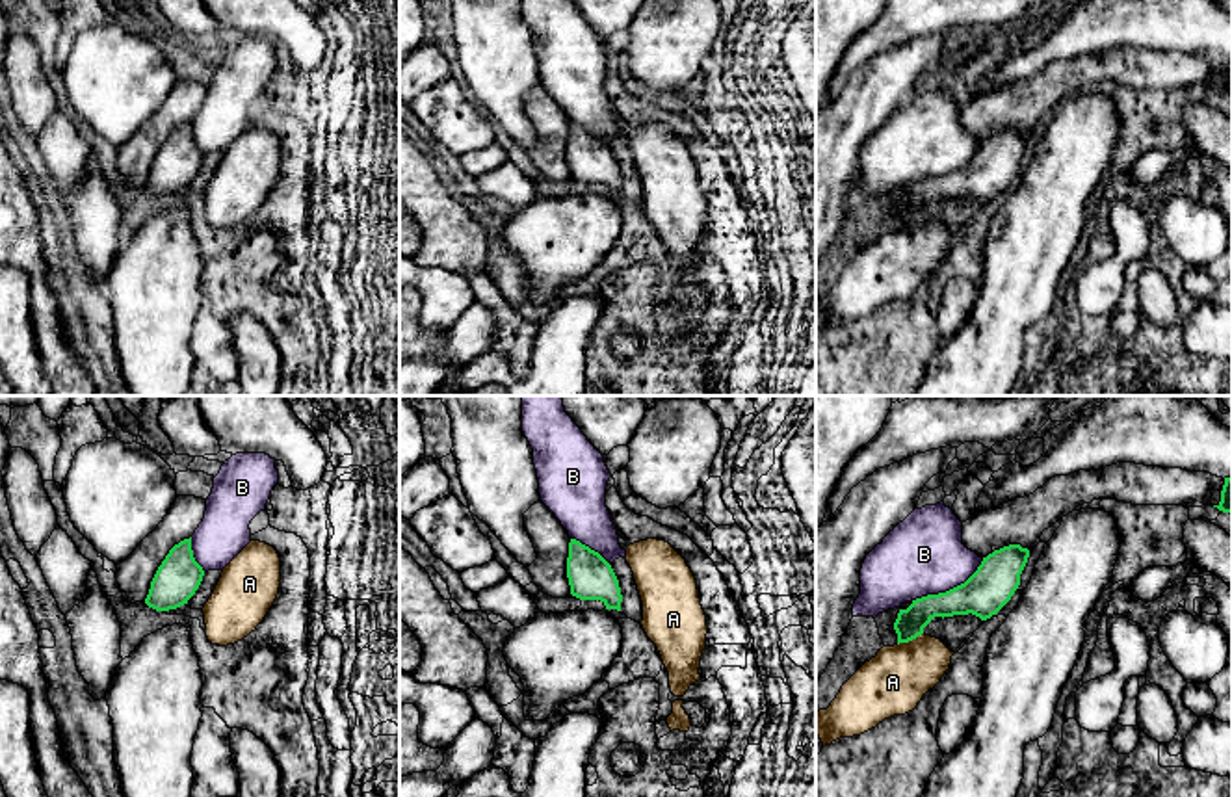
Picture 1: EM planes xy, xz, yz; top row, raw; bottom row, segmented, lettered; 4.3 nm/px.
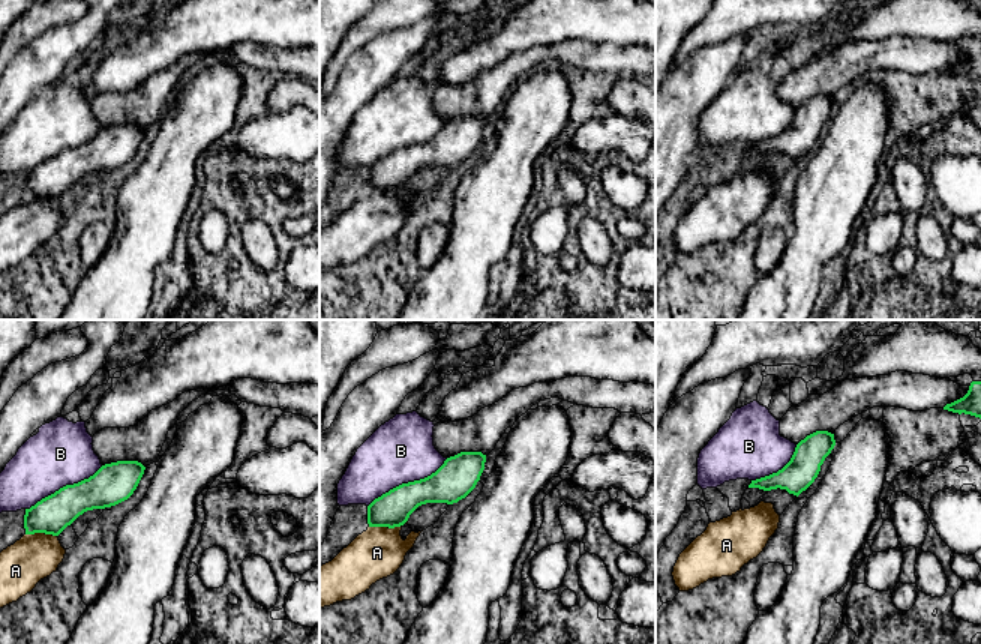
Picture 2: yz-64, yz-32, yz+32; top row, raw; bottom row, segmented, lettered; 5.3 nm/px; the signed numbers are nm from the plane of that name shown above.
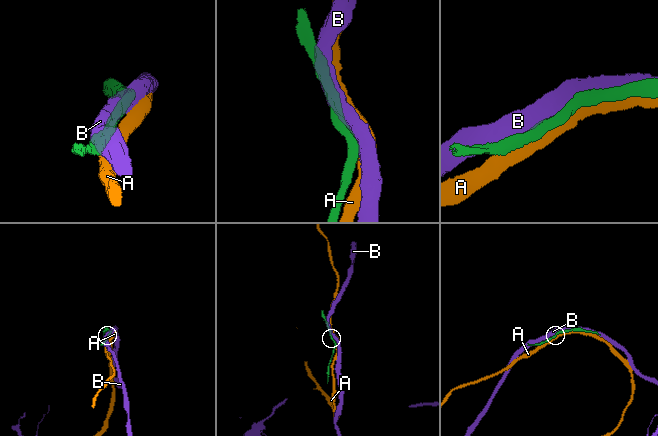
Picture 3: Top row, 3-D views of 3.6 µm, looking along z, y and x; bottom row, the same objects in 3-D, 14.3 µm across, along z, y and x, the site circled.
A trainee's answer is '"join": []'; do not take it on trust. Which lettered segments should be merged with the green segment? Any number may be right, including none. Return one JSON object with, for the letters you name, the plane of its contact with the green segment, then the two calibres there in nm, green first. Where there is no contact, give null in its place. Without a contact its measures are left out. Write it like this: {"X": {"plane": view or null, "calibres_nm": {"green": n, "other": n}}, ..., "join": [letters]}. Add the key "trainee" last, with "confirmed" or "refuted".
{"join": [], "trainee": "confirmed"}

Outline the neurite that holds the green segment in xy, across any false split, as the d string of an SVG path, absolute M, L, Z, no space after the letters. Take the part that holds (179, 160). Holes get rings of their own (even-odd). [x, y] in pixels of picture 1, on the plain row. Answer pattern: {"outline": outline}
{"outline": "M177 80L158 111L117 149L123 184L145 186L156 195L188 188L204 160L191 134L191 119L203 106L204 95L206 84Z"}

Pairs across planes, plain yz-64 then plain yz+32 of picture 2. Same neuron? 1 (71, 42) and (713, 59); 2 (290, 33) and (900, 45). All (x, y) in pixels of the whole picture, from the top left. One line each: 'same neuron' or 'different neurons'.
1: same neuron
2: different neurons

